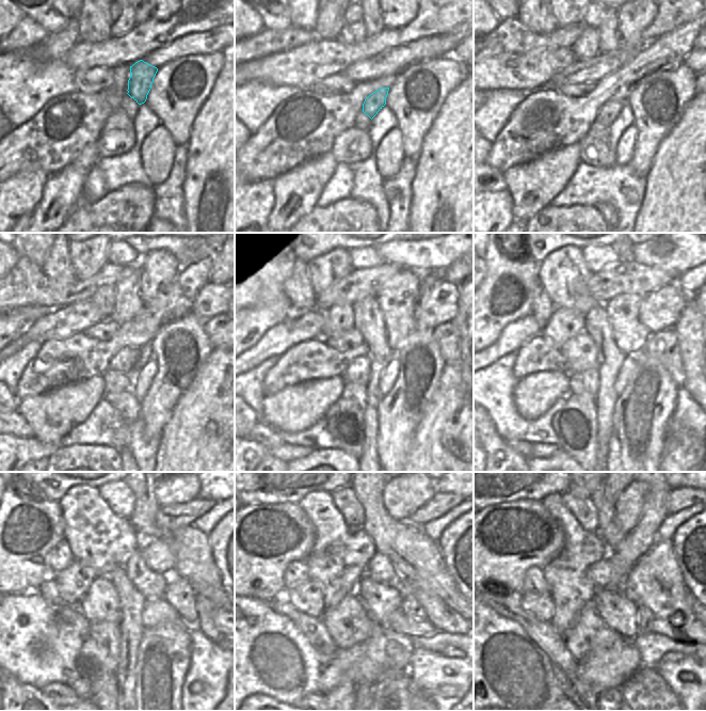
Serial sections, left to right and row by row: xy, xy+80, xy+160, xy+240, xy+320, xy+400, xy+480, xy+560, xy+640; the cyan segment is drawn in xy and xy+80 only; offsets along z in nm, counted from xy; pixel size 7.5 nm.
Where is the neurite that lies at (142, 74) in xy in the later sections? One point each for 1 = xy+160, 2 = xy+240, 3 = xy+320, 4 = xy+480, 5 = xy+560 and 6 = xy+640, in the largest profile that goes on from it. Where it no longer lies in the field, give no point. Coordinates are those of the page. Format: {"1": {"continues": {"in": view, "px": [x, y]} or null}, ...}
{"1": {"continues": {"in": "xy+160", "px": [606, 115]}}, "2": {"continues": {"in": "xy+240", "px": [124, 361]}}, "3": {"continues": {"in": "xy+320", "px": [357, 372]}}, "4": {"continues": {"in": "xy+480", "px": [107, 634]}}, "5": {"continues": {"in": "xy+560", "px": [343, 689]}}, "6": {"continues": null}}

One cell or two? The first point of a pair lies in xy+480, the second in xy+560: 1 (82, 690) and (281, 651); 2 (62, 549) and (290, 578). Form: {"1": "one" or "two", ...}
{"1": "two", "2": "one"}

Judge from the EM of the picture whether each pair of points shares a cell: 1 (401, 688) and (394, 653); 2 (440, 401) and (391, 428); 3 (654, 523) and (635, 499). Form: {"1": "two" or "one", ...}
{"1": "two", "2": "two", "3": "two"}

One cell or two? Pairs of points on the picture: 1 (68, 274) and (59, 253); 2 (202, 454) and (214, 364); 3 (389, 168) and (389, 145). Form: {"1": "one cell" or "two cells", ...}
{"1": "one cell", "2": "one cell", "3": "one cell"}

